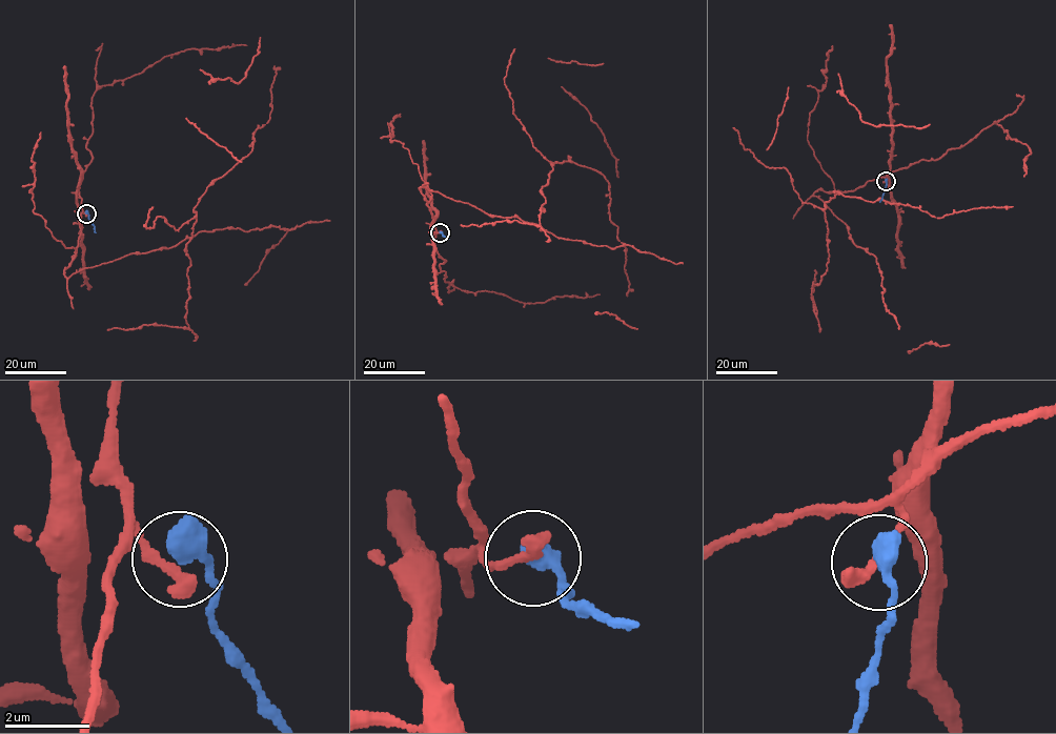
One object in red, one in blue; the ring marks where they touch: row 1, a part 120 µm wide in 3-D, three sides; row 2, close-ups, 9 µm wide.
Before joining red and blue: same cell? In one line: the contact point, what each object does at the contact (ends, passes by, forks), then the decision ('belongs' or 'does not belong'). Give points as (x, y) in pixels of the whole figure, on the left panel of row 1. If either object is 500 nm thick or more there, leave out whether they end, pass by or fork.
place (86, 213); does not belong

